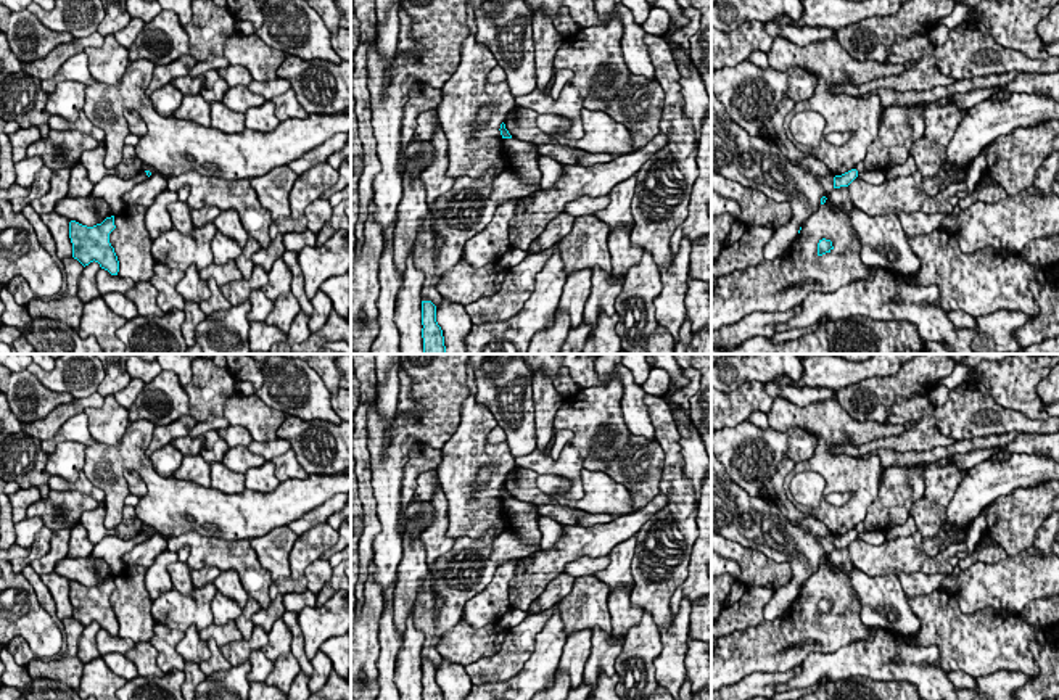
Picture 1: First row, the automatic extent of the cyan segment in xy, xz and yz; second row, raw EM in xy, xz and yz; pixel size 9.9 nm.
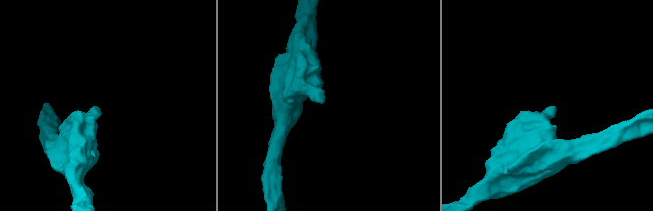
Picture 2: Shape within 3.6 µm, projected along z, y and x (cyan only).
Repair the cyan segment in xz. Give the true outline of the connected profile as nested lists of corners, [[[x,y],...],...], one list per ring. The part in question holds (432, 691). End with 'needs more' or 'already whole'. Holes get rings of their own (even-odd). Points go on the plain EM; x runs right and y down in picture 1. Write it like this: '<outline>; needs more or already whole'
[[[422,661],[422,698],[444,700],[443,690],[436,682],[436,666],[431,661]]]; already whole

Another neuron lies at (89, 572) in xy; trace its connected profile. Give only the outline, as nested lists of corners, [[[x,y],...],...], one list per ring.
[[[63,558],[56,563],[55,573],[76,581],[82,586],[93,587],[101,584],[106,578],[114,576],[111,566],[101,558]]]

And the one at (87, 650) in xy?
[[[93,621],[82,631],[82,636],[79,639],[77,657],[84,665],[101,657],[97,649],[97,632],[100,629],[101,629],[100,624]]]

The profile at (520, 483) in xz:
[[[515,465],[515,468],[505,475],[504,484],[515,500],[533,505],[550,504],[552,499],[538,488],[536,476],[536,471]]]

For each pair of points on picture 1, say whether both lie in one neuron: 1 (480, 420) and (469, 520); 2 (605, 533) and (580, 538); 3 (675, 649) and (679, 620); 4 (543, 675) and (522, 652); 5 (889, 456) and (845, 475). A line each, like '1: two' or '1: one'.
1: one
2: one
3: one
4: two
5: two

